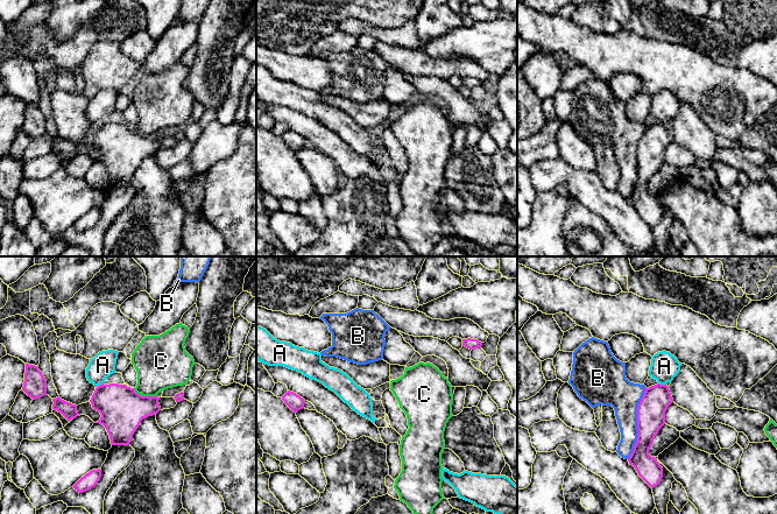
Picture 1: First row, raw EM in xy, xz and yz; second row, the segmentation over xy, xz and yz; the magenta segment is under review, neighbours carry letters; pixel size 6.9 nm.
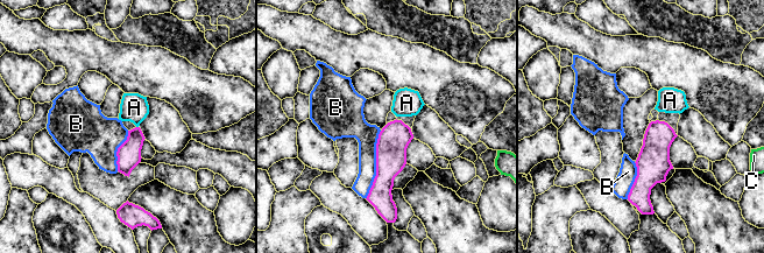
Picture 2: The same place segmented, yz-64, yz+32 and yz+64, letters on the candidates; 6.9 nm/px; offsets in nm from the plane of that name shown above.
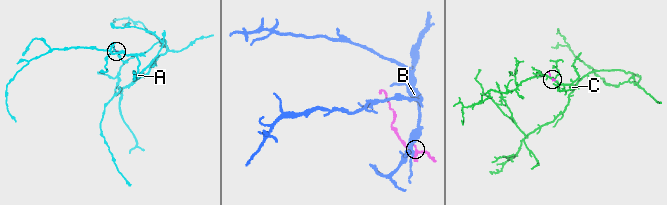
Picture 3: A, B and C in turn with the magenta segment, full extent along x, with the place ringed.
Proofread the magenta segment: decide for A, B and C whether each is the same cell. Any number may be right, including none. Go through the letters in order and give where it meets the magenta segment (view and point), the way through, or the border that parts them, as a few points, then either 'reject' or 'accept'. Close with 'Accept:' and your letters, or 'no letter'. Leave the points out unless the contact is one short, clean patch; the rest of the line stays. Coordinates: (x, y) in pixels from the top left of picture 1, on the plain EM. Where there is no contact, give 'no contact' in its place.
A: meets magenta in yz at (662, 124); border along yz (658, 121), (665, 124); reject
B: meets magenta in yz at (637, 162); reject
C: meets magenta in xy at (145, 135); border along xy (133, 127), (142, 134), (156, 135); reject
Accept: no letter

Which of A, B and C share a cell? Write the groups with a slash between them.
A / B / C

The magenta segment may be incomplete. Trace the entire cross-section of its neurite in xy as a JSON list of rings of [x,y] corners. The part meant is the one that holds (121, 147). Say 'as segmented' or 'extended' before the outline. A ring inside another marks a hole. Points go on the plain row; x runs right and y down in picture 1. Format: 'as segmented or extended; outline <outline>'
as segmented; outline [[[103,122],[96,127],[90,141],[92,147],[100,152],[101,156],[96,162],[100,162],[106,167],[111,183],[129,184],[141,160],[161,149],[158,139],[160,136],[157,135],[142,135],[134,127],[127,126],[126,124]]]

